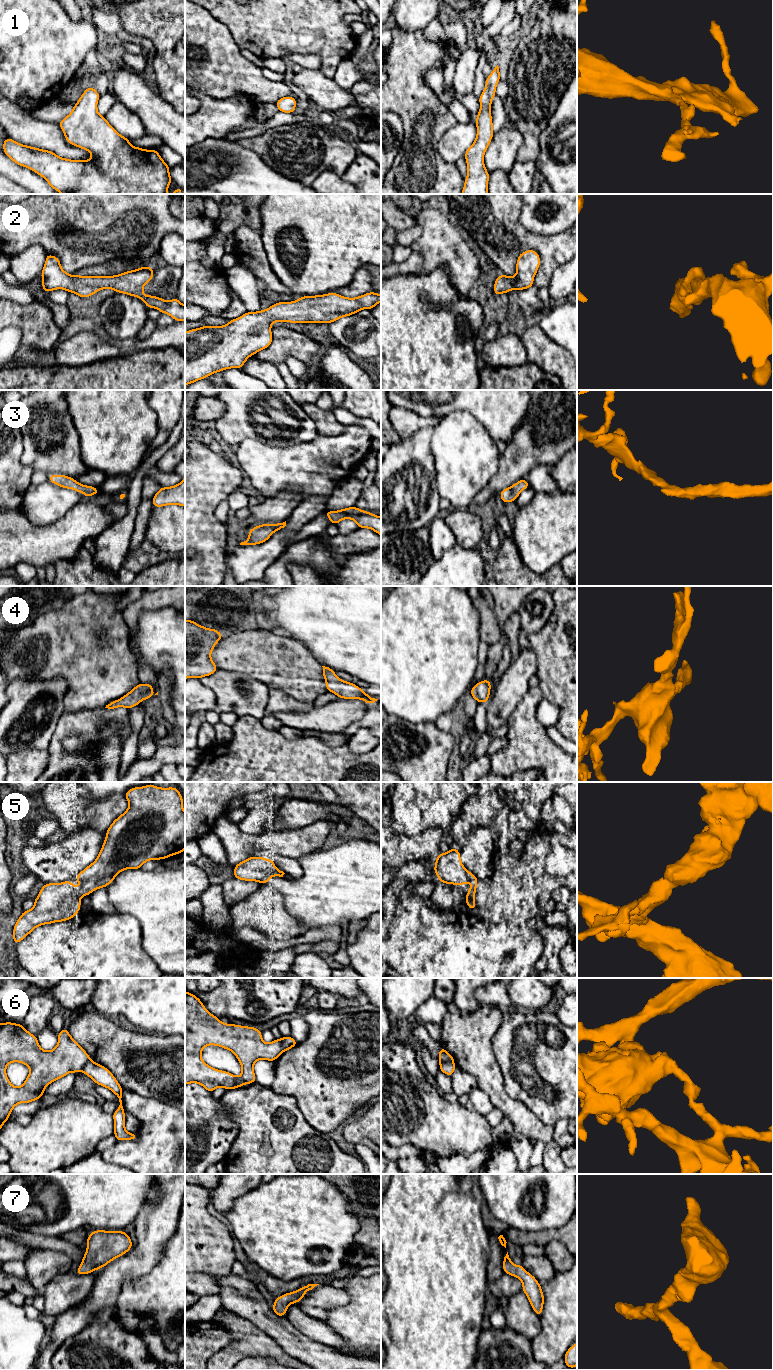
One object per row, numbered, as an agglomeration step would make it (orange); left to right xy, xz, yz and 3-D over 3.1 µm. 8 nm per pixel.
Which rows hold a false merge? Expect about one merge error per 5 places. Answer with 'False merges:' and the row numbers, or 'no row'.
False merges: 6

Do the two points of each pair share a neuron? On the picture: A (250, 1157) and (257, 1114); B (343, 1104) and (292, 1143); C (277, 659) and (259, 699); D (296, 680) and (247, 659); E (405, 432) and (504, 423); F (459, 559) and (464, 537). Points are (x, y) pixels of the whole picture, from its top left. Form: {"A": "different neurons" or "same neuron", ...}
{"A": "same neuron", "B": "different neurons", "C": "different neurons", "D": "same neuron", "E": "different neurons", "F": "different neurons"}

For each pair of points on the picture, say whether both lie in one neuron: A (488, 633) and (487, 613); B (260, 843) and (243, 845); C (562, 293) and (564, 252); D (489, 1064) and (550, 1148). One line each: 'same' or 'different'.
A: same
B: same
C: different
D: different

